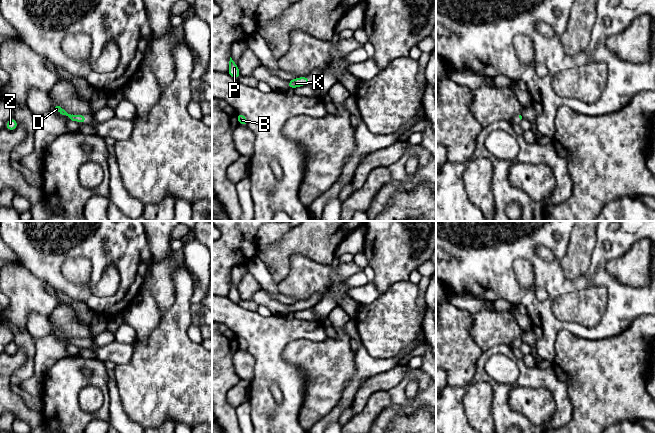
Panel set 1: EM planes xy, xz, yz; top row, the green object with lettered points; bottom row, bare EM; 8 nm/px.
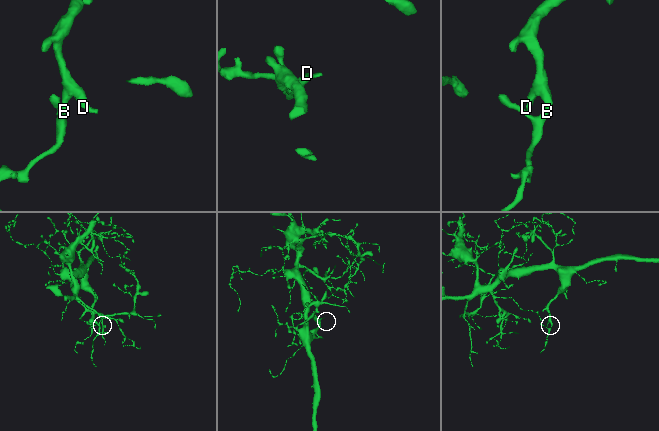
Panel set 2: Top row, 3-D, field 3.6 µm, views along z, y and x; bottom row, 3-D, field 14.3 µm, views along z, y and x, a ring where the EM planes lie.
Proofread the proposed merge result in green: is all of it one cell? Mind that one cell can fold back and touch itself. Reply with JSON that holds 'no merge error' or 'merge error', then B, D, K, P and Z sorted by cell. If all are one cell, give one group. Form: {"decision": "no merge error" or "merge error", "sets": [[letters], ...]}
{"decision": "no merge error", "sets": [["B", "D", "K", "P", "Z"]]}

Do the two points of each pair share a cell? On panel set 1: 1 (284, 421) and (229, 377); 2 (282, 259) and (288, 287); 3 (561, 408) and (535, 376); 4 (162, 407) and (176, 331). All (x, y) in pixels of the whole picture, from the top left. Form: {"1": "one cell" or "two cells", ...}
{"1": "two cells", "2": "two cells", "3": "one cell", "4": "one cell"}

